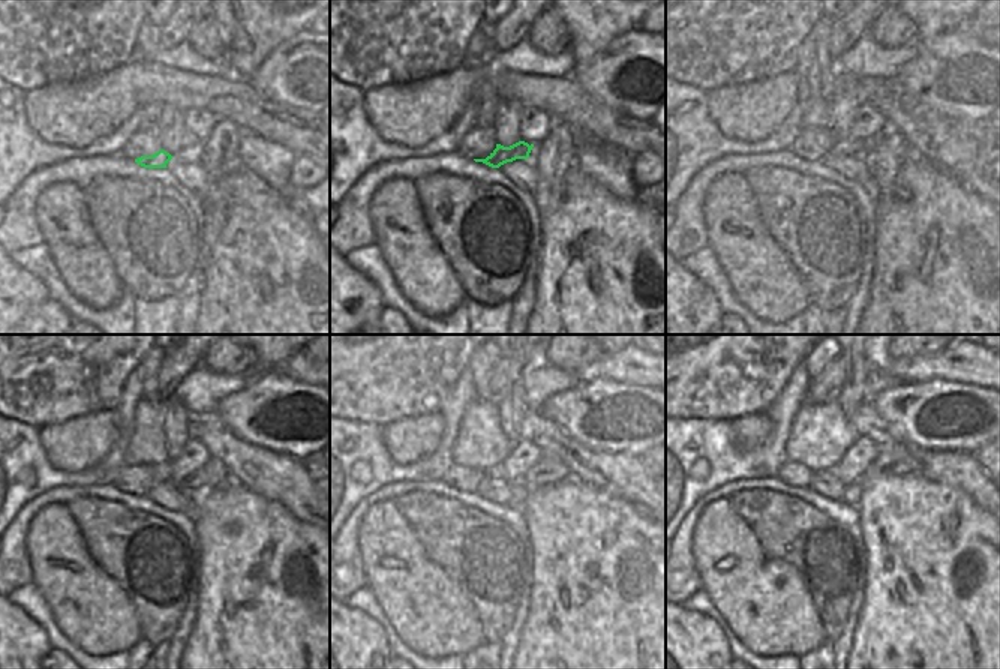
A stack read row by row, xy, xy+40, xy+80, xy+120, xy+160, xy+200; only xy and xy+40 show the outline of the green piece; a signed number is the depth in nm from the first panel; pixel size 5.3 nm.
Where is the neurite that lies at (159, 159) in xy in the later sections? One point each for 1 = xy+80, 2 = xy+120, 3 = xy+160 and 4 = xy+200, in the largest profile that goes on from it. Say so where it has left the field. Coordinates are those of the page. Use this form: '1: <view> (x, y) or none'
1: xy+80 (843, 146)
2: xy+120 (212, 474)
3: xy+160 (547, 470)
4: xy+200 (894, 459)

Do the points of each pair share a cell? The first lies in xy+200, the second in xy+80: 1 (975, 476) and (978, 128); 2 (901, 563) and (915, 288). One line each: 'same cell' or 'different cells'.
1: different cells
2: same cell

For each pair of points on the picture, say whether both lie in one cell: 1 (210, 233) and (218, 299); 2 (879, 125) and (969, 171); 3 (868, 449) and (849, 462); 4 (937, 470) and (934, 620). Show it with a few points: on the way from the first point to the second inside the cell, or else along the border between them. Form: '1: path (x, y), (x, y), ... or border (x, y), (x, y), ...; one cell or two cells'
1: border (225, 216), (222, 231), (212, 251), (204, 284); two cells
2: border (880, 113), (889, 128); two cells
3: path (864, 450), (853, 461); one cell
4: border (918, 471), (927, 479), (952, 485), (969, 497); two cells

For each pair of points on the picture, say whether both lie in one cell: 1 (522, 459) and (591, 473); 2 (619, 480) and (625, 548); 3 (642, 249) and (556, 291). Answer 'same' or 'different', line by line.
1: different
2: different
3: same

